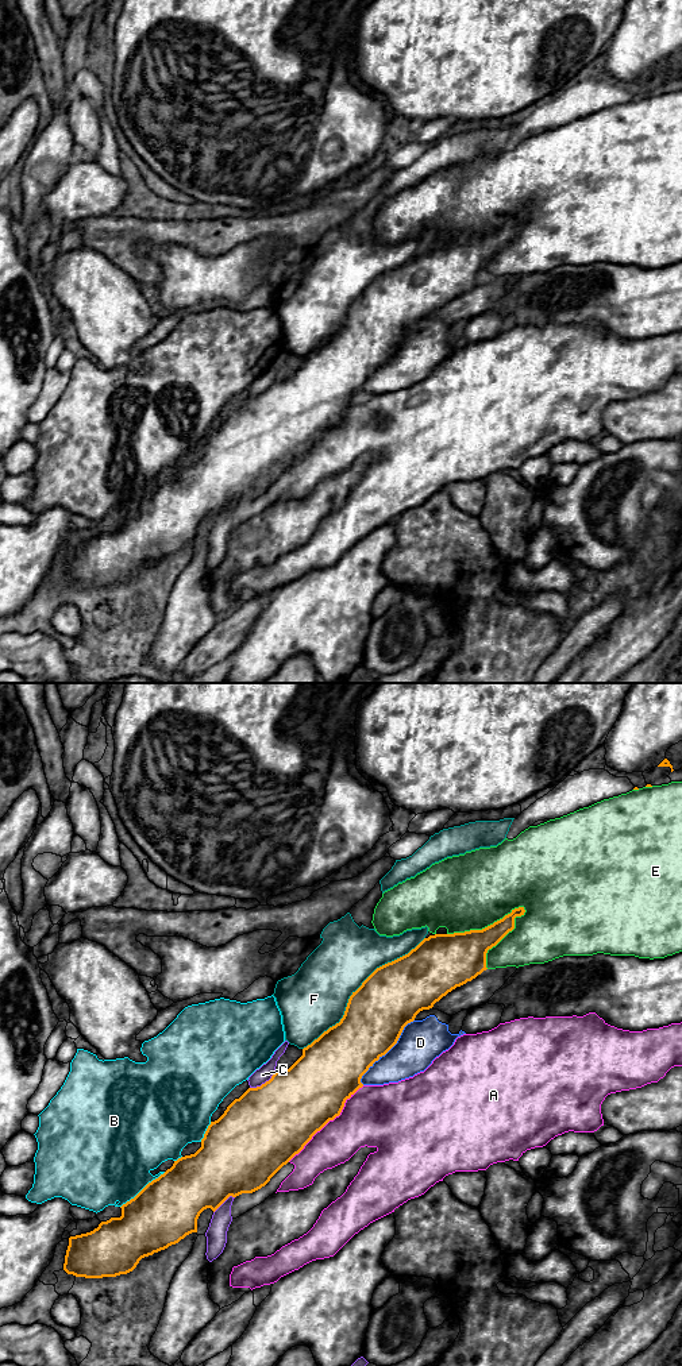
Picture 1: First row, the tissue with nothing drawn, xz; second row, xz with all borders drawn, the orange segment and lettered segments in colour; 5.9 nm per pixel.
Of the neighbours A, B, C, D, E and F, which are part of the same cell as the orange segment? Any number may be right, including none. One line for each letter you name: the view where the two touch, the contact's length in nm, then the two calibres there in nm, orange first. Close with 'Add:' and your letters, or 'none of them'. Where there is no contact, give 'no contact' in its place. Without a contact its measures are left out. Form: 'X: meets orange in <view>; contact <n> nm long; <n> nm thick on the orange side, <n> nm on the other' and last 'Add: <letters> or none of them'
Add: none of them

